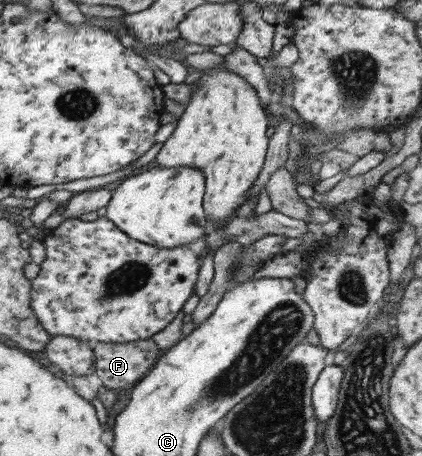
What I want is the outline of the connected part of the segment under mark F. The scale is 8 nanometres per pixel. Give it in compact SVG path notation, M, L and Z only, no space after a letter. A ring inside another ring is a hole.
M152 338L131 342L97 342L93 351L92 371L101 379L102 386L110 389L130 387L148 373L161 354Z

